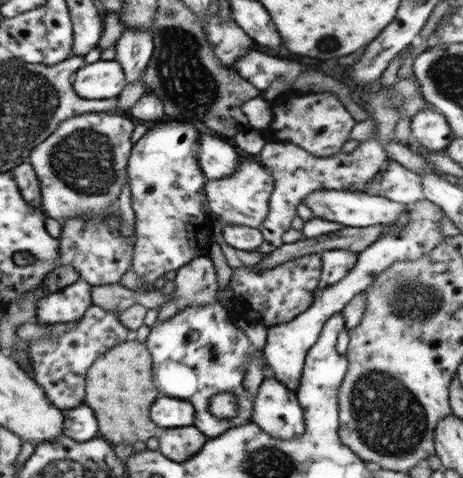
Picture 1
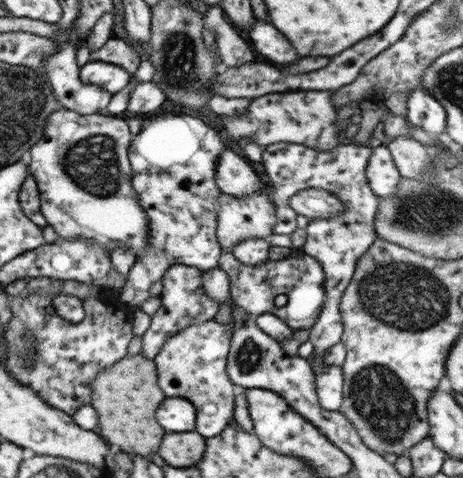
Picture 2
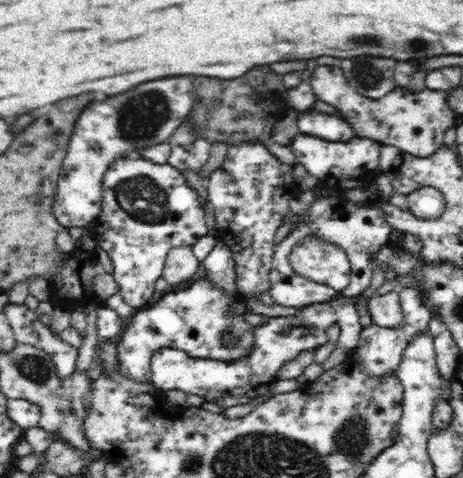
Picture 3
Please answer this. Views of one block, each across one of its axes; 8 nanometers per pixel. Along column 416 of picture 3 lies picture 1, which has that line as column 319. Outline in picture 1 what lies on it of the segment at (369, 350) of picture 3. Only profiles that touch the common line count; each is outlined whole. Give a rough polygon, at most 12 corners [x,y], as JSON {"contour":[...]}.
{"contour":[[415,202],[409,224],[379,236],[355,268],[289,324],[267,330],[263,360],[295,392],[327,318],[391,264],[445,240],[443,210]]}

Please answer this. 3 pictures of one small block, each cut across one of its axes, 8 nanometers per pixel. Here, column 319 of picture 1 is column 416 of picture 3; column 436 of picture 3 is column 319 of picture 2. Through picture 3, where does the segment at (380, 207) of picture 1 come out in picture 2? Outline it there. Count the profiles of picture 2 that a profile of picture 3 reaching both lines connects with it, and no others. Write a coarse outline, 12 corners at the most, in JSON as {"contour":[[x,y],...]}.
{"contour":[[303,190],[289,208],[305,218],[343,214],[343,204],[325,190]]}

